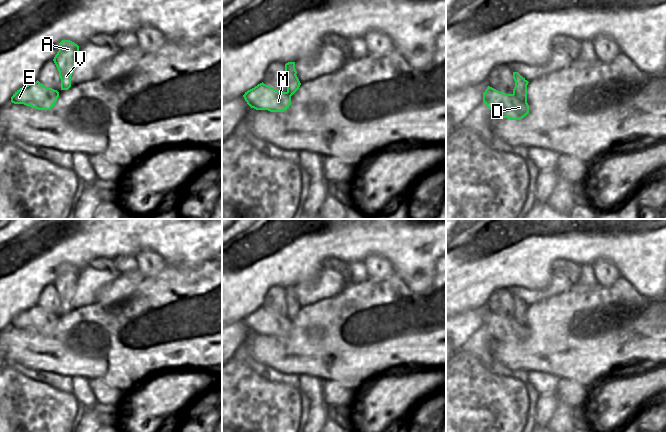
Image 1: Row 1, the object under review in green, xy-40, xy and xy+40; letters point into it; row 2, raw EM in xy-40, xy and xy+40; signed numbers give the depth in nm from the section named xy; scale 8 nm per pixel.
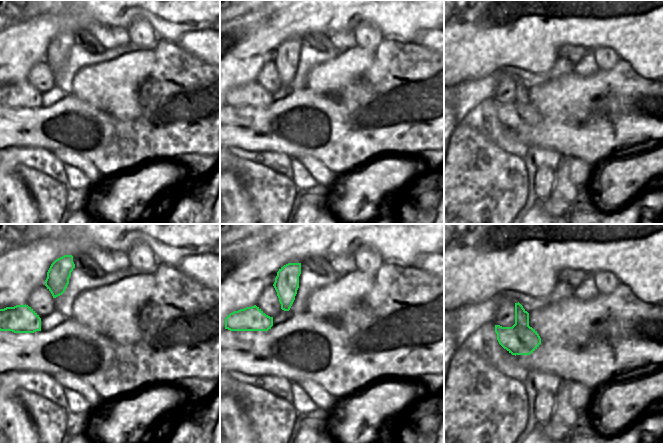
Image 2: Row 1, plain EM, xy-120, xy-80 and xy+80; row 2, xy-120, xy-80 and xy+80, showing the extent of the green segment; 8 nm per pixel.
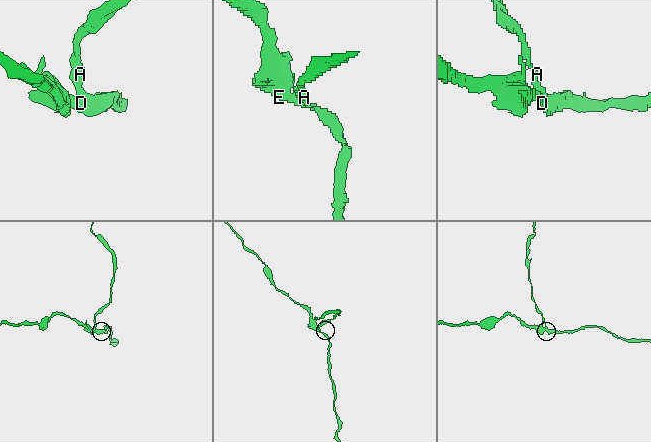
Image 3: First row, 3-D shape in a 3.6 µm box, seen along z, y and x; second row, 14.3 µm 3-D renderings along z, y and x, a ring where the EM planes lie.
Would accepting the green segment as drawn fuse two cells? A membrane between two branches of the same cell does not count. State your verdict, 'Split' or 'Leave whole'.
Split.

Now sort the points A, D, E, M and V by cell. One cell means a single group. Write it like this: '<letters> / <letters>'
A V / D E M

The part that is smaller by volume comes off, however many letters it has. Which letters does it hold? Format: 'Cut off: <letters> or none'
Cut off: A, V

